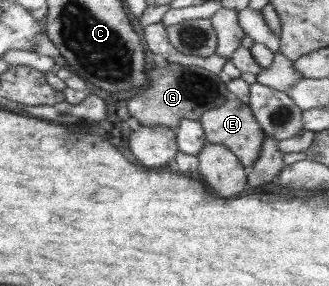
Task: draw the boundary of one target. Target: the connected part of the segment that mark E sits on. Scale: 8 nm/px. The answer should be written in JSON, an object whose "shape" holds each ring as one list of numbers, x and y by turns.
{"shape":[[238,98,229,99,220,104,220,107,214,107,205,111,199,119,205,138,209,143,219,143,225,145,236,157,240,163,247,169,258,159,265,133,260,124,253,116,248,103,242,103]]}

